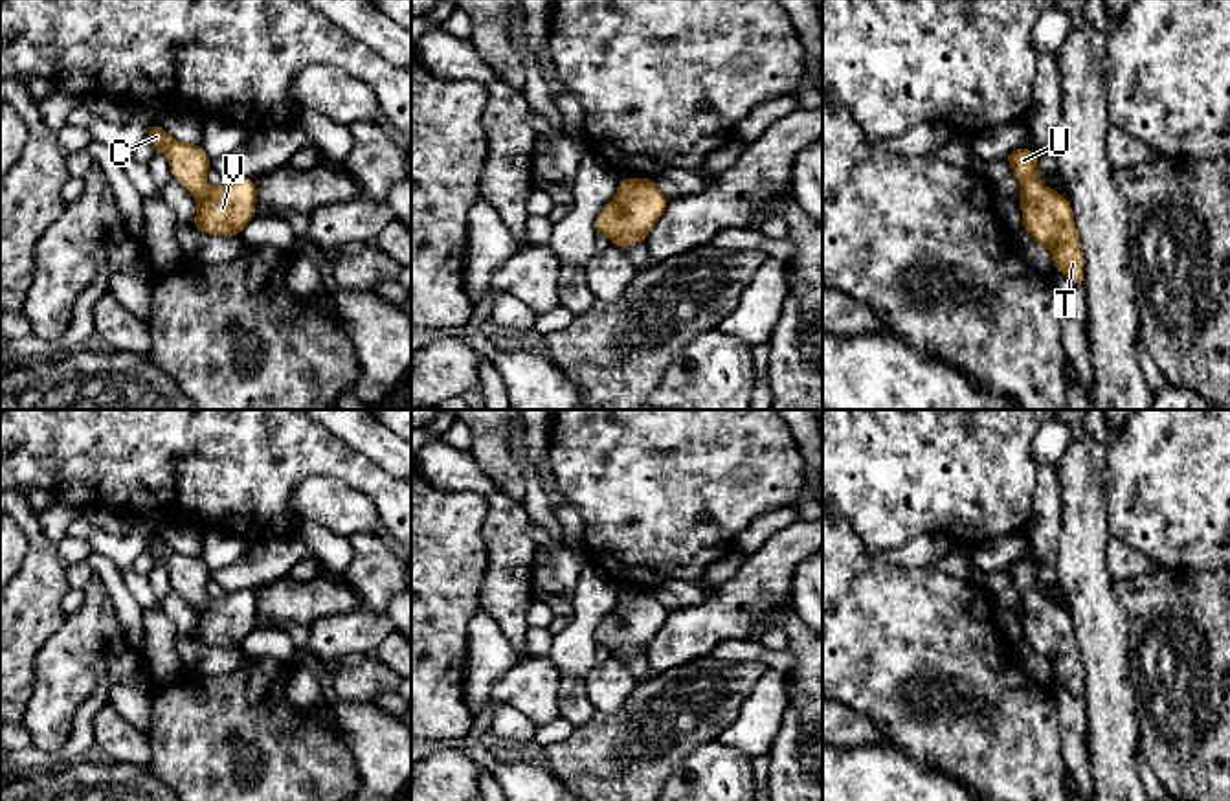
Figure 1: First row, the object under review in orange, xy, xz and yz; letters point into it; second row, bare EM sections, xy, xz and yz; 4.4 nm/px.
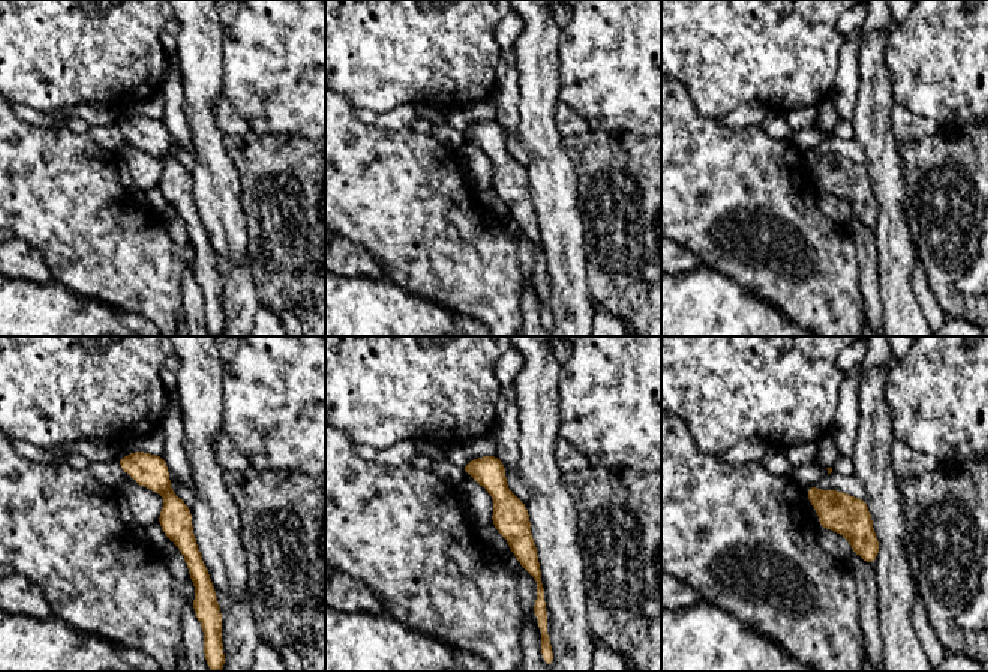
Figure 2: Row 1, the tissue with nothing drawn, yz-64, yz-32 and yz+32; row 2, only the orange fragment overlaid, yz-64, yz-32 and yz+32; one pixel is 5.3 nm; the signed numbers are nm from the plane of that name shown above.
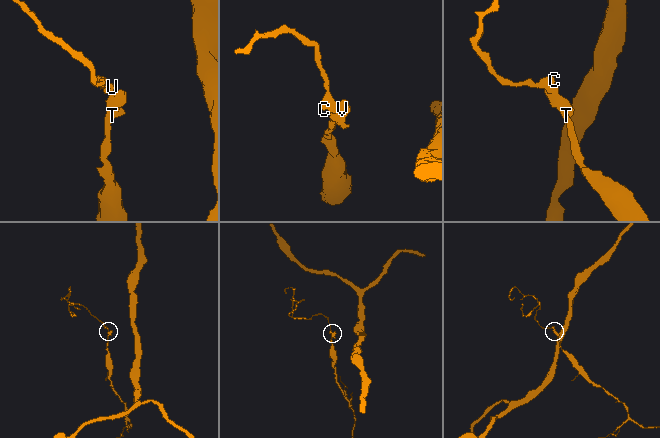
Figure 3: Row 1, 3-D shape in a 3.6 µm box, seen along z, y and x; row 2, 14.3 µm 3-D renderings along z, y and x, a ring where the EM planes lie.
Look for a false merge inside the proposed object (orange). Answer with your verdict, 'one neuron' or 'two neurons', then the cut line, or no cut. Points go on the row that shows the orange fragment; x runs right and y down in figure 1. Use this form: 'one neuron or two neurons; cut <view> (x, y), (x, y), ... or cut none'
one neuron; cut none

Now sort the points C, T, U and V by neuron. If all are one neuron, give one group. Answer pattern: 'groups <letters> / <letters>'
groups C T U V

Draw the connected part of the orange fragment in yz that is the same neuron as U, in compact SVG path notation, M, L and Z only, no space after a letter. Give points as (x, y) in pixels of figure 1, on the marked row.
M1019 147L1004 160L1021 182L1023 230L1050 250L1056 270L1083 287L1083 252L1068 197L1045 187L1035 151Z

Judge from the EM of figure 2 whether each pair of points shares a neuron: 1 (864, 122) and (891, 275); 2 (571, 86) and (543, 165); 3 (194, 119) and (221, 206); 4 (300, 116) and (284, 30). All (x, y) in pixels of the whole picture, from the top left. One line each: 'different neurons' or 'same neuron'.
1: same neuron
2: different neurons
3: same neuron
4: same neuron

